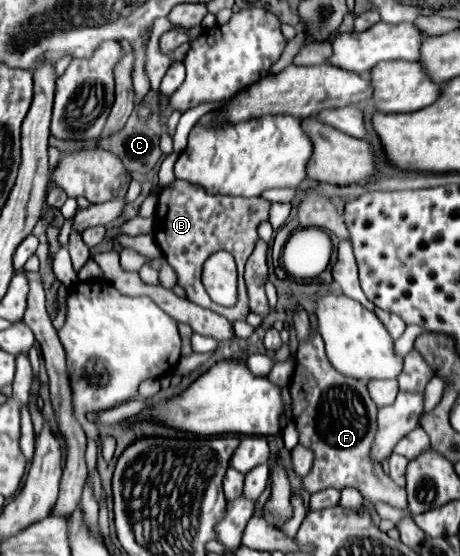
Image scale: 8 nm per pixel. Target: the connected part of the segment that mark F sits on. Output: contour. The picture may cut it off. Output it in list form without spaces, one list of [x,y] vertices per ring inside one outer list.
[[[310,313],[310,337],[298,345],[296,369],[290,381],[292,397],[292,421],[300,433],[300,445],[314,453],[314,465],[306,477],[302,477],[302,489],[318,493],[334,487],[356,487],[366,501],[384,501],[398,509],[406,509],[406,491],[384,473],[382,465],[370,457],[372,439],[376,437],[376,413],[378,407],[368,393],[368,385],[354,377],[338,373],[324,353],[324,343],[316,327],[316,313]]]

